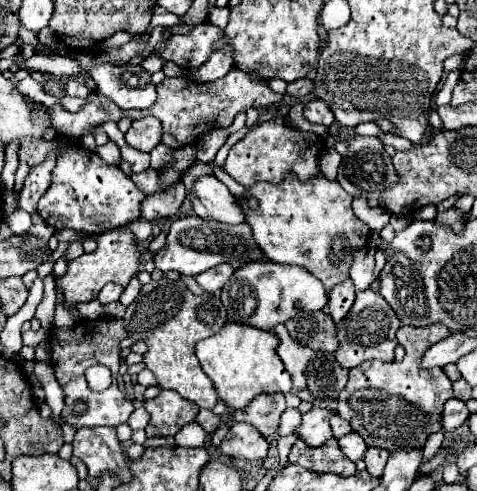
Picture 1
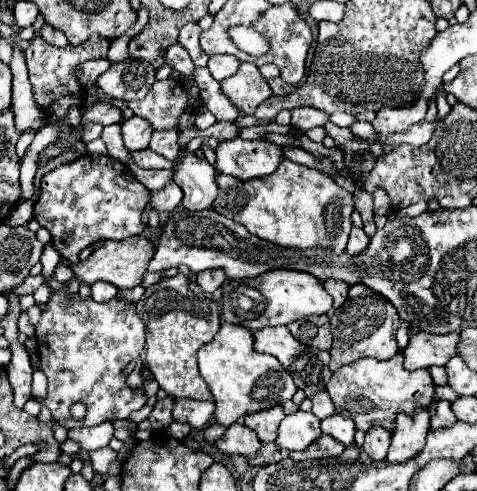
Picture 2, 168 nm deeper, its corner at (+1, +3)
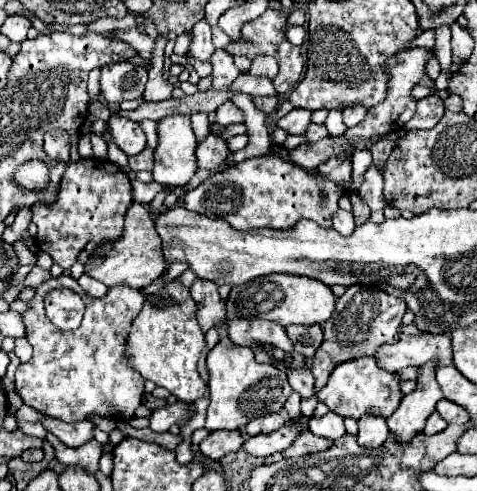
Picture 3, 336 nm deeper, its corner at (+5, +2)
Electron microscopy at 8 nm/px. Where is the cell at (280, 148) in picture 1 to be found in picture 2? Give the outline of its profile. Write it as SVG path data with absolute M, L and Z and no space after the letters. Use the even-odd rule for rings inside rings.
M234 138L216 146L216 170L240 180L268 176L282 160L282 148L260 138Z

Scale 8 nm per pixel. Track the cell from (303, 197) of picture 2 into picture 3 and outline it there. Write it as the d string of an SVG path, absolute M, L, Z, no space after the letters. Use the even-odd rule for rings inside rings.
M266 155L266 157L252 157L246 159L234 169L216 173L202 181L196 189L190 189L184 197L184 207L194 211L194 213L206 213L206 217L222 217L226 219L234 229L238 231L250 231L250 229L292 229L298 221L310 219L316 221L320 227L330 229L332 227L332 215L338 211L338 199L342 197L344 189L338 187L334 181L328 177L320 177L316 171L306 171L280 155Z

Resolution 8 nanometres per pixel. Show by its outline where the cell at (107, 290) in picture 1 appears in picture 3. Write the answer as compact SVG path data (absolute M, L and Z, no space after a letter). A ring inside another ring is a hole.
M86 273L78 279L78 283L80 283L80 287L82 287L90 297L96 297L96 299L98 299L98 297L104 297L104 295L108 293L108 287L106 287L104 283L88 277Z

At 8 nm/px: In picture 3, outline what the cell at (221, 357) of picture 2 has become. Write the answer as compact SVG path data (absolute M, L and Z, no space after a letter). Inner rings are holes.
M228 337L220 339L216 347L210 349L206 357L206 369L210 375L208 379L210 405L206 413L206 429L210 431L240 429L254 417L278 413L292 393L286 373L278 371L274 365L258 363L250 349L234 345Z

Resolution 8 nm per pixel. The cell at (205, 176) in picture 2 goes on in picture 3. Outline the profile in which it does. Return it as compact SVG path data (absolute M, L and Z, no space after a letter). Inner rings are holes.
M166 117L158 121L158 135L160 135L160 145L154 151L154 181L164 183L164 185L188 185L190 179L198 171L196 163L196 137L190 127L190 117Z

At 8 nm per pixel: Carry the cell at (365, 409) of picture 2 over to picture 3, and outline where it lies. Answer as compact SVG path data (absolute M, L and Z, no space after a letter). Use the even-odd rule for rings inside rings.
M360 357L338 365L316 397L322 403L326 403L332 413L338 413L342 417L352 417L358 421L364 413L368 413L382 415L384 419L388 419L400 405L400 399L404 397L400 385L402 385L400 377L396 373L386 373L384 369L380 369L374 357Z

